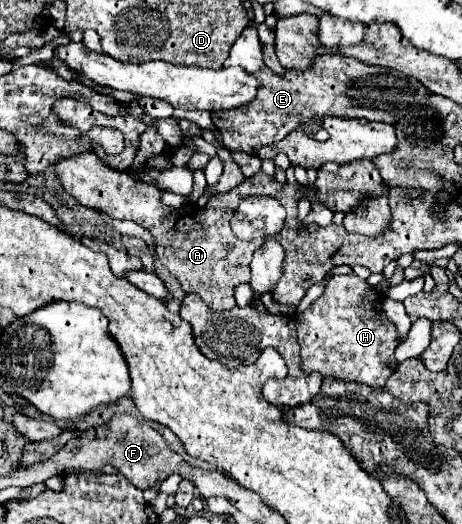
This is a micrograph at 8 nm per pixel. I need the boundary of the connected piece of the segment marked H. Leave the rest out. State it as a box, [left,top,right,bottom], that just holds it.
[295,274,401,388]

